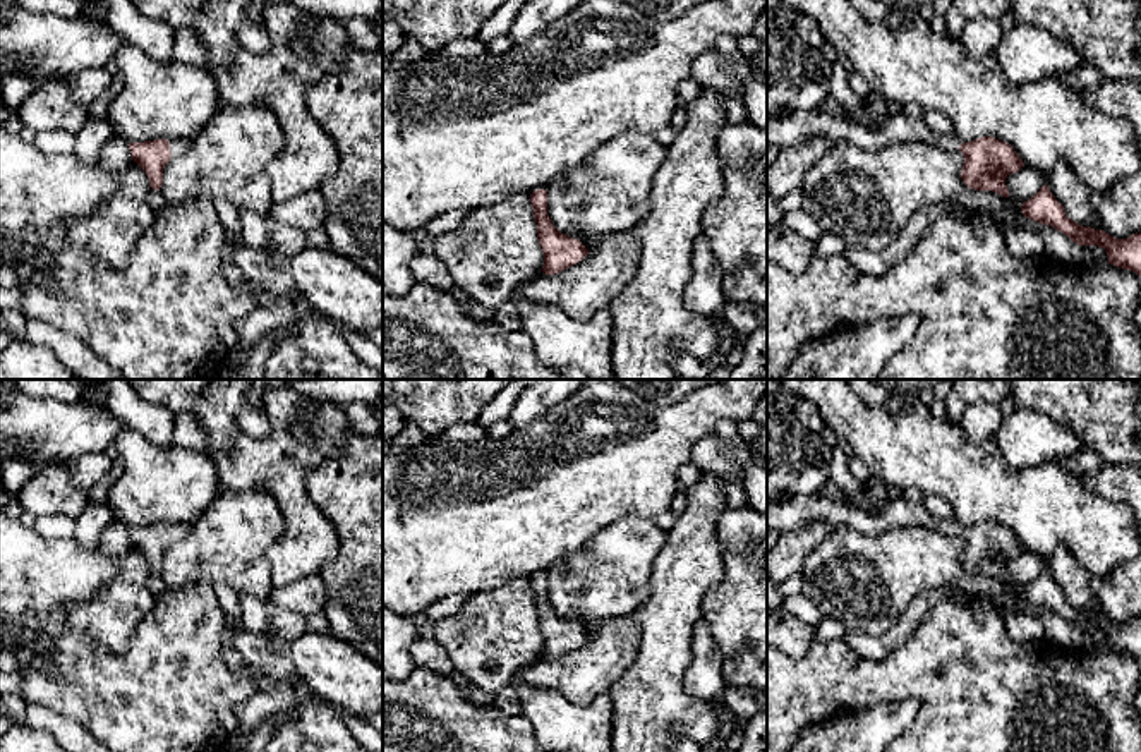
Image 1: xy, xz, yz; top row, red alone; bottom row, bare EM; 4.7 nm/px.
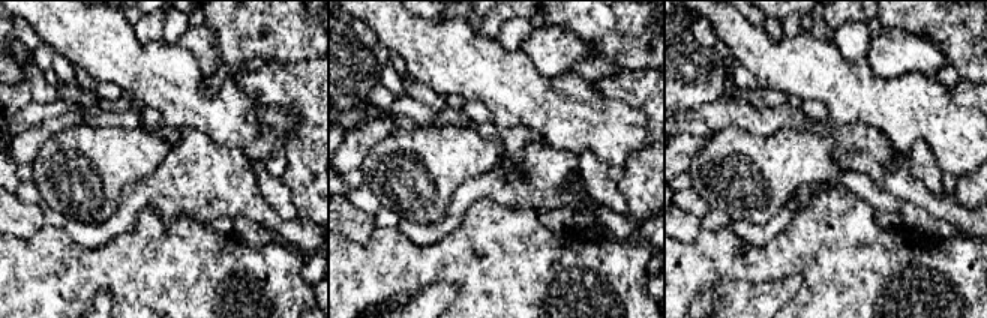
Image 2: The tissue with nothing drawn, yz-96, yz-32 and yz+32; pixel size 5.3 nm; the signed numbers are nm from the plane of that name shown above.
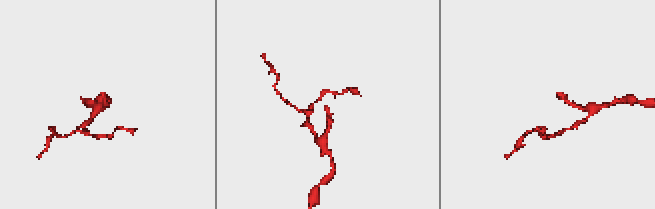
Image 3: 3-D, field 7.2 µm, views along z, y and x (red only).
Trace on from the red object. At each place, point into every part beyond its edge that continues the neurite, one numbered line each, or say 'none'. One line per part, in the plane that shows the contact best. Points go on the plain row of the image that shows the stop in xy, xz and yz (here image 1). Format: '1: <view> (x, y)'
1: xy (181, 529)

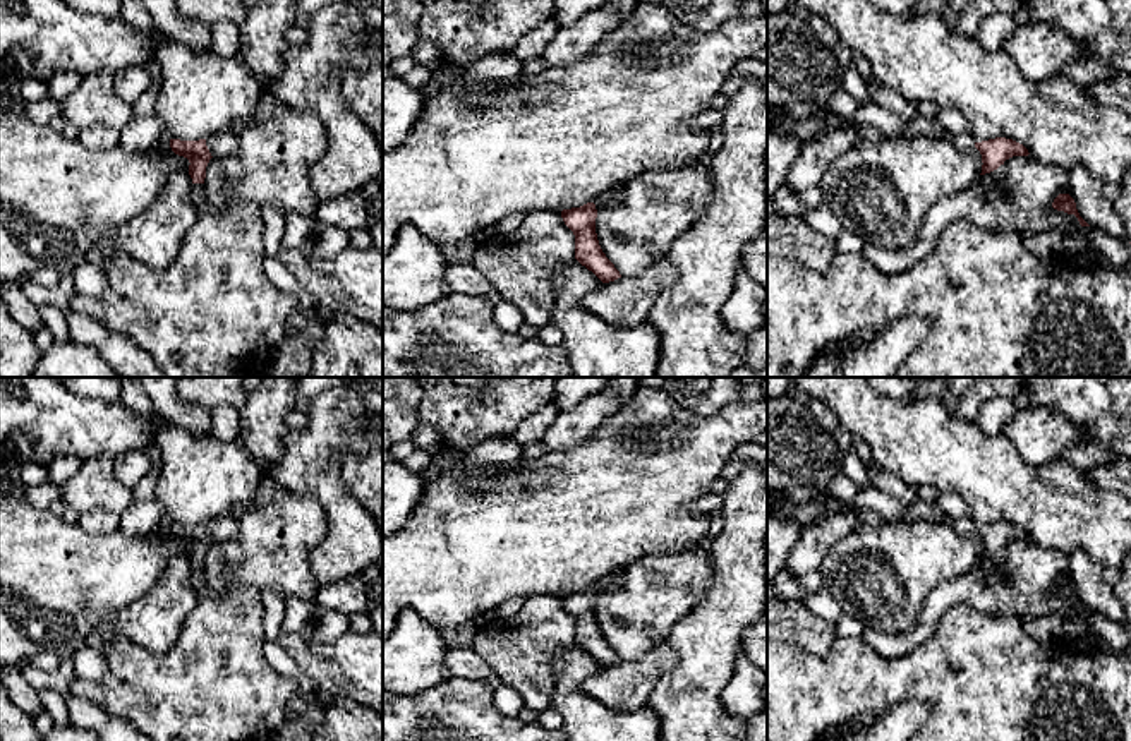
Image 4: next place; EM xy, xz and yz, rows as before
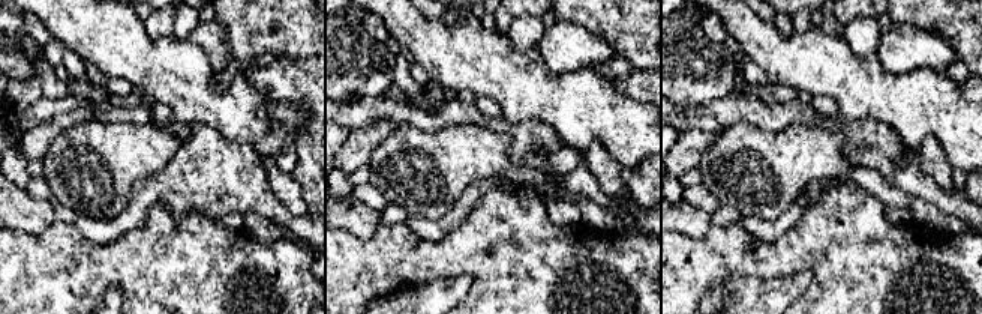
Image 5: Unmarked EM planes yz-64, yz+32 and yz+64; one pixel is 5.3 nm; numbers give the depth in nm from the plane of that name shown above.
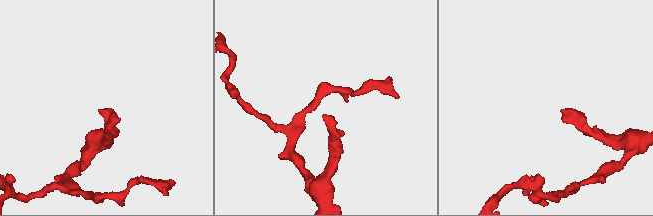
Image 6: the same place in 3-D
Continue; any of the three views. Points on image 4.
1: xy (220, 529)

